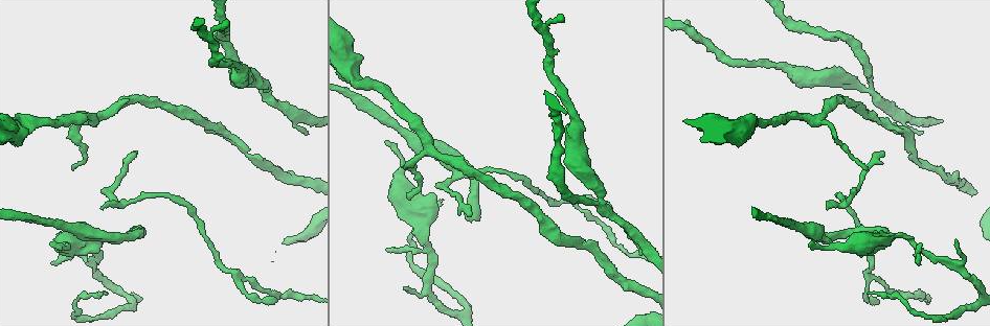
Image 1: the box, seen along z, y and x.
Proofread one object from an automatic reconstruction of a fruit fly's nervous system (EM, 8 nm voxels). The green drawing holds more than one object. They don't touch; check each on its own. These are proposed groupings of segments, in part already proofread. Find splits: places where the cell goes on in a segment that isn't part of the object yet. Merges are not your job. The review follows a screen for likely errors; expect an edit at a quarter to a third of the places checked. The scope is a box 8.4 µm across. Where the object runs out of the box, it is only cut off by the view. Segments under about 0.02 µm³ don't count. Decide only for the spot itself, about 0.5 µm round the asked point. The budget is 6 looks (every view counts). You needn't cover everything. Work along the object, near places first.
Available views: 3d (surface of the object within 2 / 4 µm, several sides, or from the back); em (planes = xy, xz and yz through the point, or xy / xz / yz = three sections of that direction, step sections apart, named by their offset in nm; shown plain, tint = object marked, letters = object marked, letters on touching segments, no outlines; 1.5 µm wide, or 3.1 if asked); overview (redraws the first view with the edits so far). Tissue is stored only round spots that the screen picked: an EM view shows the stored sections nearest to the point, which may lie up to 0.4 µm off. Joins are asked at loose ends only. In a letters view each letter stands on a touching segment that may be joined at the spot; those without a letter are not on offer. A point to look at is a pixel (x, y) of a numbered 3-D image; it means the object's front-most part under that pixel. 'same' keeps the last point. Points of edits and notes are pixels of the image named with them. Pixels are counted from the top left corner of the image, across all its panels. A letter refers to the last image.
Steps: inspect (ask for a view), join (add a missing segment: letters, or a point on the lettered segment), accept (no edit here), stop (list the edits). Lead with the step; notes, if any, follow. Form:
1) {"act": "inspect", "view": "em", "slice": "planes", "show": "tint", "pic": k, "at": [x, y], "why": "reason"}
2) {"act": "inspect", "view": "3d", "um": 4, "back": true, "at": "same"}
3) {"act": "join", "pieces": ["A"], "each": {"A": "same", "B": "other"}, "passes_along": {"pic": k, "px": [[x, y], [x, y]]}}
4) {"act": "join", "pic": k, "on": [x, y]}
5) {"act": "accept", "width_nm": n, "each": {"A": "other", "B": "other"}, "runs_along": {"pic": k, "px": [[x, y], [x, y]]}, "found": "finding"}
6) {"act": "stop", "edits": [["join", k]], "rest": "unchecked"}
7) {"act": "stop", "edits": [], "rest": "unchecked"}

{"act": "inspect", "view": "em", "slice": "xy", "step": 8, "show": "letters", "pic": 1, "at": [468, 216], "why": "thin end"}

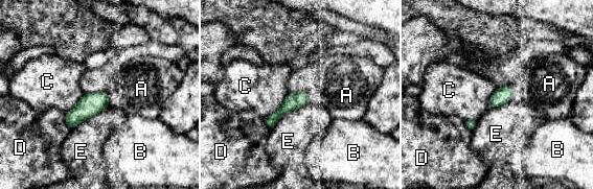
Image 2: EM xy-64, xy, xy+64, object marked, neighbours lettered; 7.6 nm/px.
{"act": "inspect", "view": "em", "slice": "planes", "show": "letters", "at": "same"}

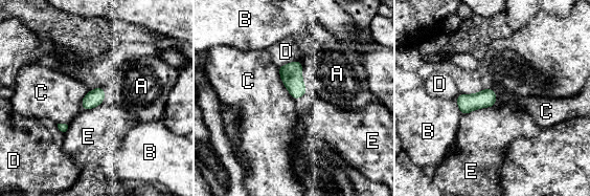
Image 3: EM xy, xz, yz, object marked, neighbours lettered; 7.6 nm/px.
{"act": "join", "pieces": ["A"], "each": {"A": "same", "B": "other", "C": "other", "D": "other", "E": "other"}, "found": "the cell continues"}

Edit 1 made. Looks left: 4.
{"act": "inspect", "view": "em", "slice": "yz", "step": 4, "show": "plain", "pic": 1, "at": [560, 19], "why": "thin end"}

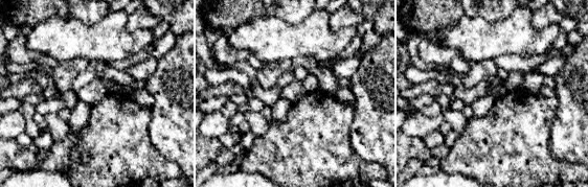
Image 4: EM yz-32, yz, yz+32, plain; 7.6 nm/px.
{"act": "inspect", "view": "em", "slice": "yz", "step": 4, "show": "letters", "at": "same"}

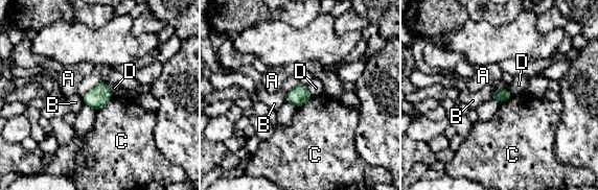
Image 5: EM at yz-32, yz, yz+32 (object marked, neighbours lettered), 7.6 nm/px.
{"act": "accept", "each": {"A": "other", "B": "other", "C": "other", "D": "other"}, "border": {"pic": 5, "px": [[112, 95], [111, 99], [96, 112]]}, "found": "none of them fits"}

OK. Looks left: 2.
{"act": "stop", "edits": [["join", 3]], "rest": "unchecked"}

